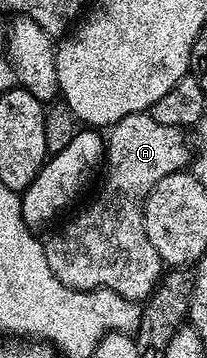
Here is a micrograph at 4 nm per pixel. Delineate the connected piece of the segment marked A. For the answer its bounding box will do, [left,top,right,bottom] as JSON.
[44,112,191,303]

